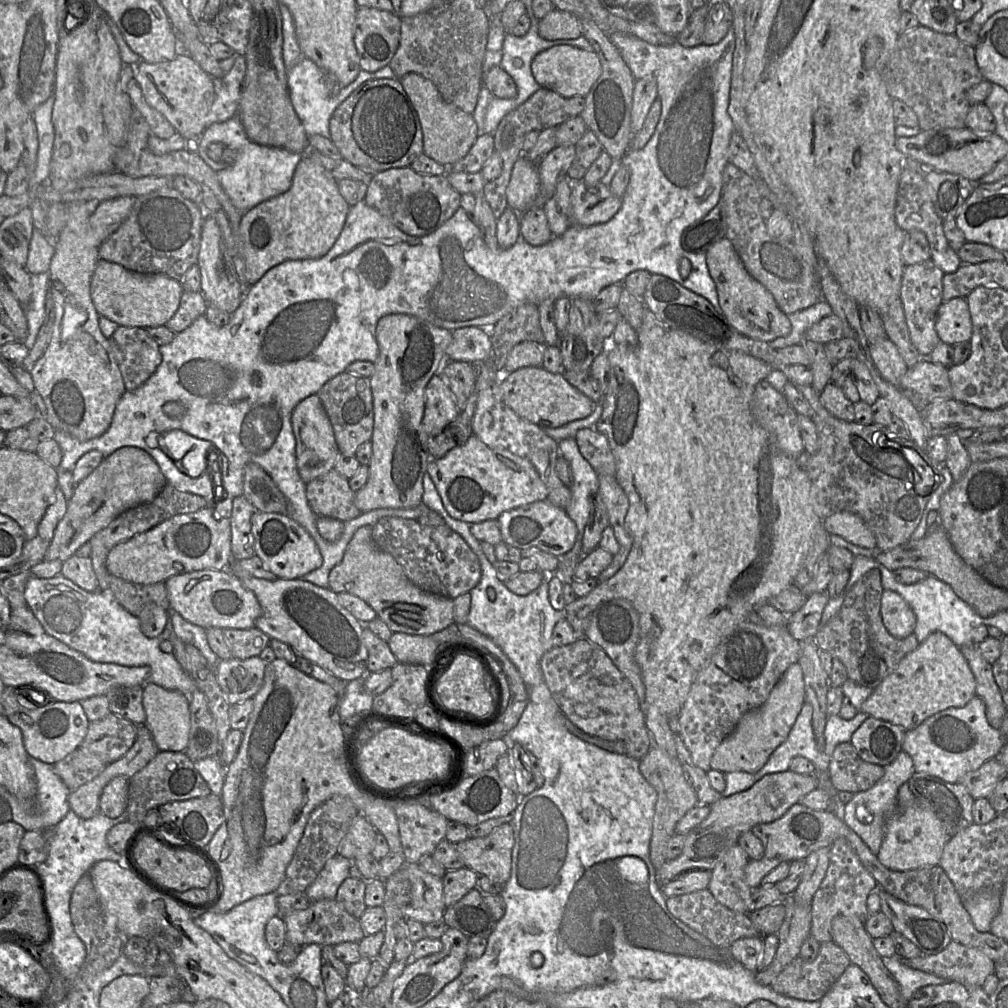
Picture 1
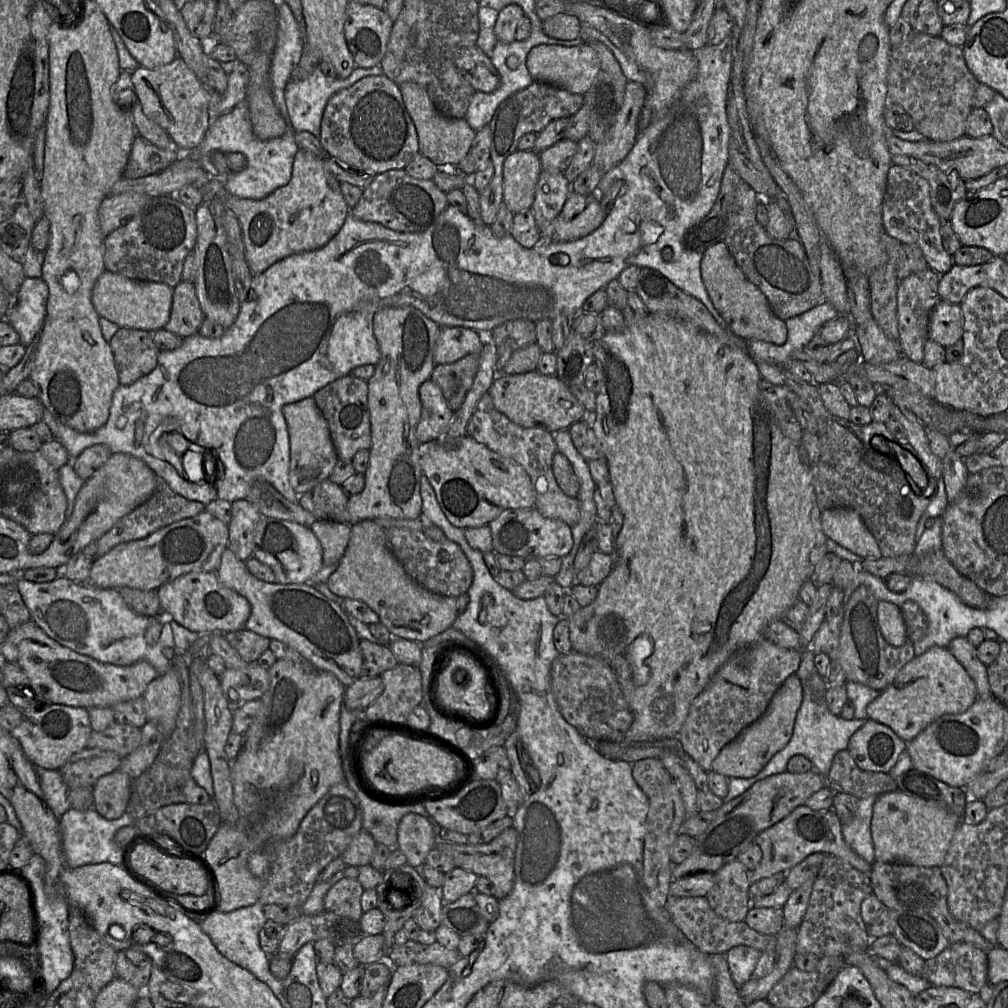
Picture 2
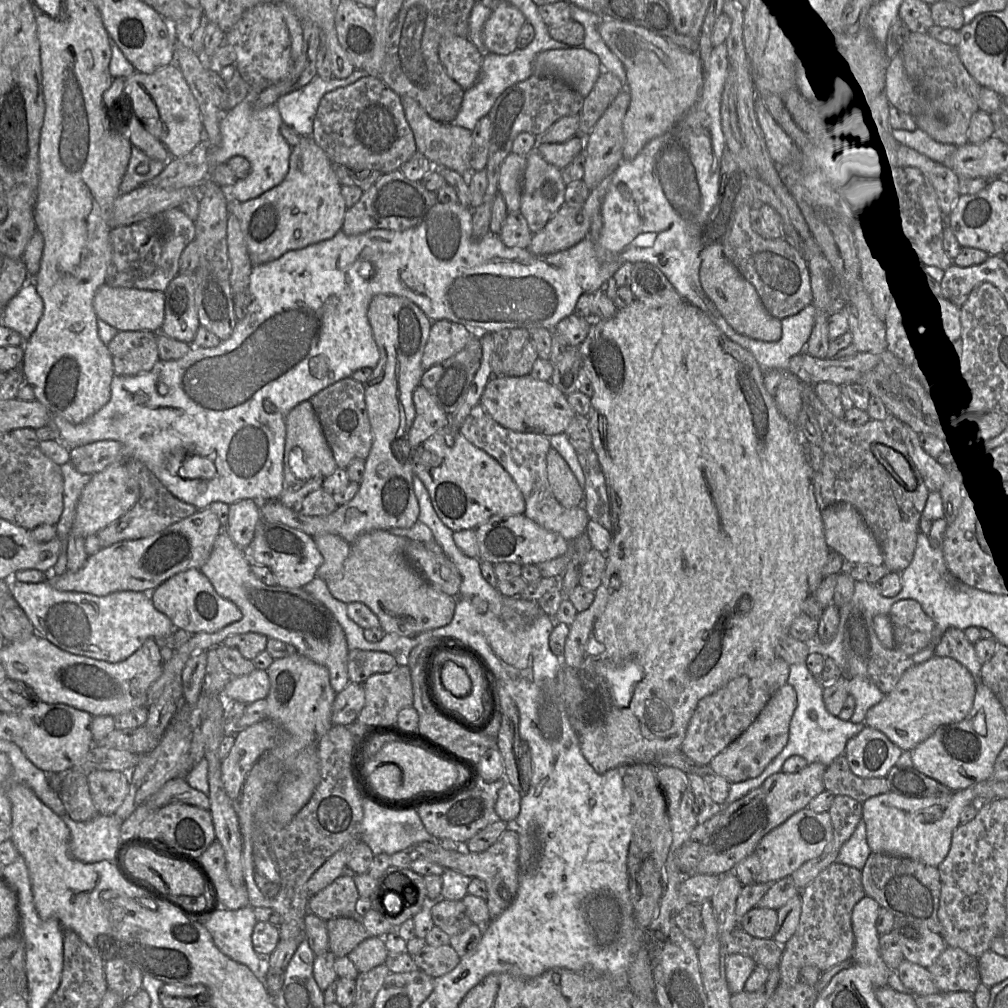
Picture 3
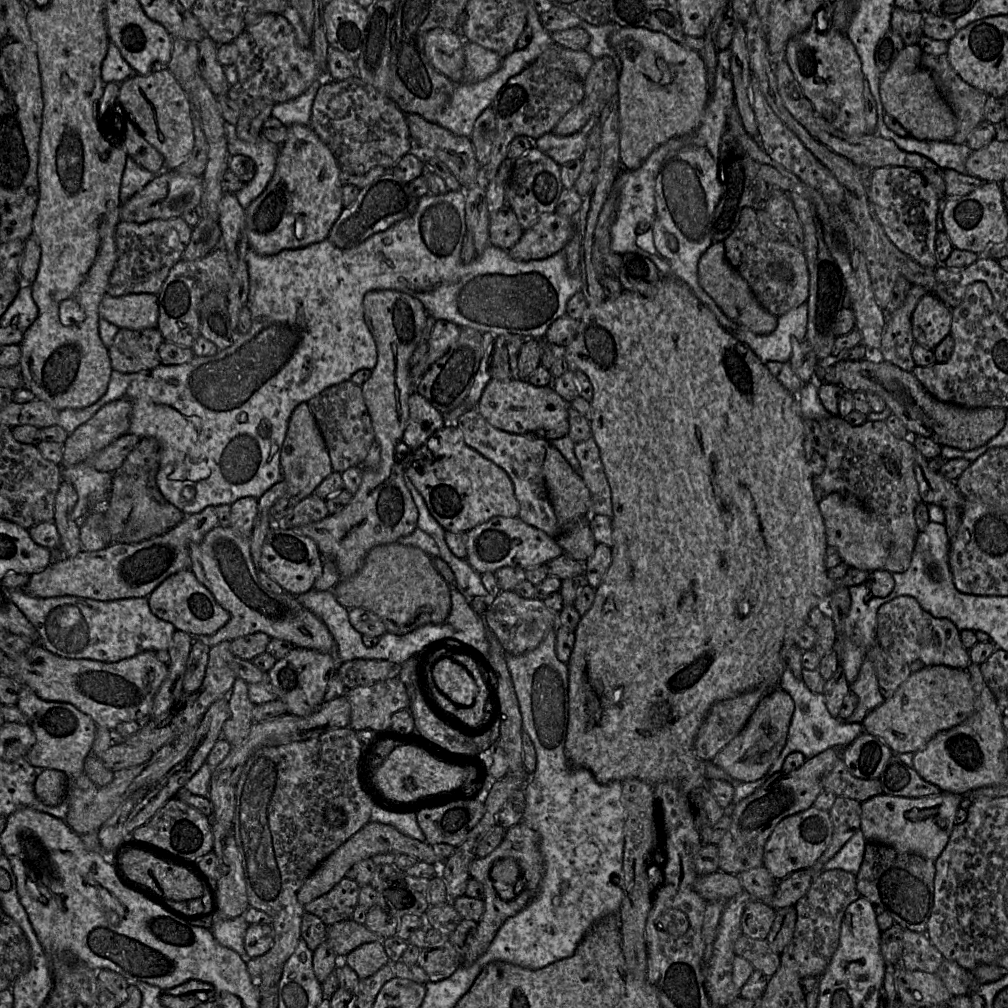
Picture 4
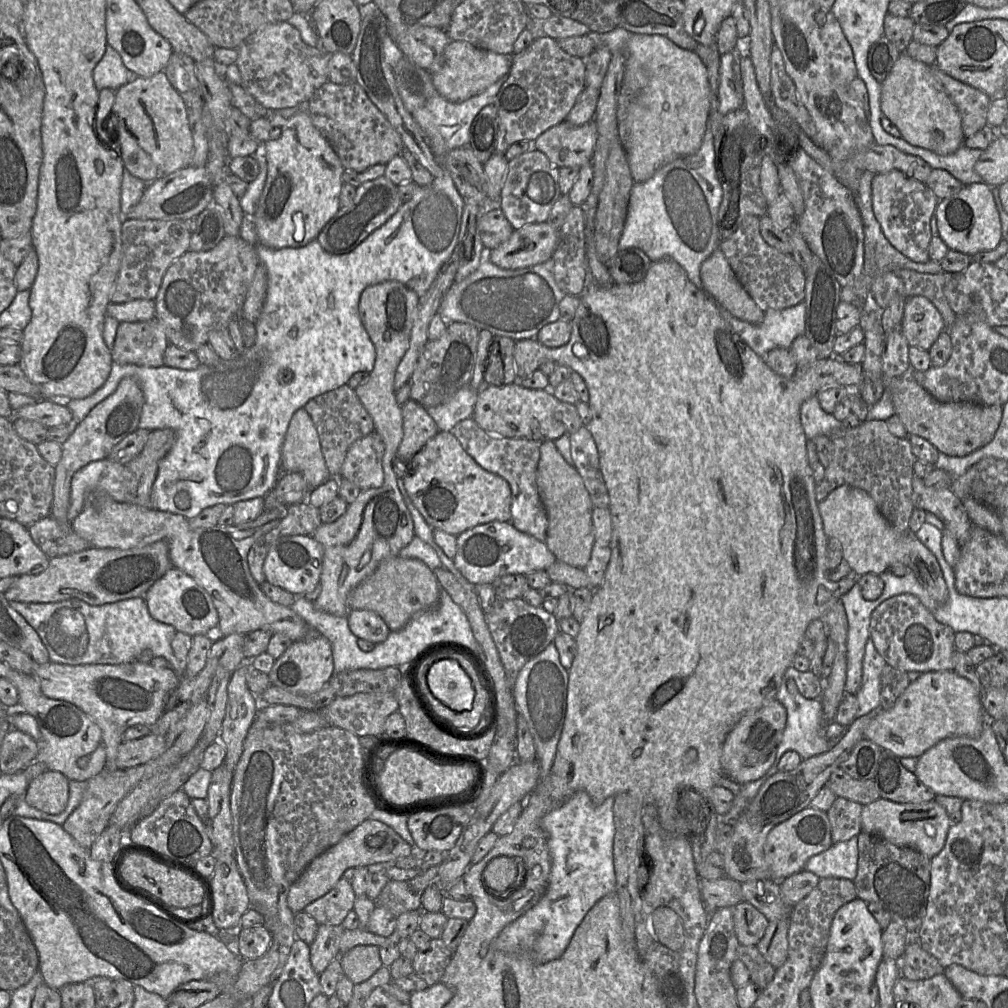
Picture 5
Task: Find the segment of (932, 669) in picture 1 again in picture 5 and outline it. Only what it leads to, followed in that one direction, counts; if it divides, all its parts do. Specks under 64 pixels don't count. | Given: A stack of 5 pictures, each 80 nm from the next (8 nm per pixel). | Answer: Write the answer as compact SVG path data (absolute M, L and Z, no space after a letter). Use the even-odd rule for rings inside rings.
M931 671L910 682L890 709L881 709L866 727L864 738L898 758L919 758L946 738L978 738L984 728L984 720L980 689L954 671Z

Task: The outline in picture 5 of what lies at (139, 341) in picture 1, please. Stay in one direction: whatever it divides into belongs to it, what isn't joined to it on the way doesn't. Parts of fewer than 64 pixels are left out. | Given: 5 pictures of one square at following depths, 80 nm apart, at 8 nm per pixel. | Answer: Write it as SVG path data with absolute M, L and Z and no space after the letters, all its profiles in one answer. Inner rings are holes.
M156 317L145 322L121 322L111 356L119 364L160 367L164 365L168 345L164 328Z

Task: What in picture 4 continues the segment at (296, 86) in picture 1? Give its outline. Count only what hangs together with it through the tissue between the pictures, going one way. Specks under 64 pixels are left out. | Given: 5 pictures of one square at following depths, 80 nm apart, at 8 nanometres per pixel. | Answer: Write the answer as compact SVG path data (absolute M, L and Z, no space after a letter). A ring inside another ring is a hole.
M327 72L323 80L315 81L299 97L274 105L271 116L280 120L286 127L294 124L310 125L312 105L320 86L327 80Z

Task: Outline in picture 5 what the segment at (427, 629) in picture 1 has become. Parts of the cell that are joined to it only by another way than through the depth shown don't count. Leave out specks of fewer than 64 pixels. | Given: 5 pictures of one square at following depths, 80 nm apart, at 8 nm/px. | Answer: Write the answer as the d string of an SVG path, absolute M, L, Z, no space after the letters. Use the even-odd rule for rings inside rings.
M399 556L383 561L377 569L349 594L350 609L369 610L377 613L391 632L402 629L417 613L435 608L439 602L441 586L424 562L418 559L404 559Z

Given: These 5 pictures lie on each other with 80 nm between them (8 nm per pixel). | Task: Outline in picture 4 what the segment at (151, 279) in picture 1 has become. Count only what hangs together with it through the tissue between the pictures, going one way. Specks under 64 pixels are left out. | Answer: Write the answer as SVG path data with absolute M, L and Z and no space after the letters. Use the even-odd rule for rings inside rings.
M150 293L112 297L105 294L100 305L102 319L121 328L143 330L158 327L158 295Z

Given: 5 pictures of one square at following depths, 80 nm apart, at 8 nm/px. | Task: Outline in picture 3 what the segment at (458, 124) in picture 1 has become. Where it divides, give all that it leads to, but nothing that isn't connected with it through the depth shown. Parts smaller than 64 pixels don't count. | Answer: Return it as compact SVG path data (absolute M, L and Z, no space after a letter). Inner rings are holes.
M401 97L401 104L413 132L417 151L436 167L447 167L461 175L469 176L471 174L472 132L453 123L441 123L432 119L411 97Z

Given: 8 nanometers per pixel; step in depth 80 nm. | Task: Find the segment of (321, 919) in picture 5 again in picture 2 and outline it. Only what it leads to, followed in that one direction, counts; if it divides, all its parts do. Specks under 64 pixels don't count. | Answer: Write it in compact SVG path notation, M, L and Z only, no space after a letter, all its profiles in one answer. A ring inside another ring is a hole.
M342 877L327 892L324 910L353 922L359 922L363 911L361 896L364 892L357 879Z

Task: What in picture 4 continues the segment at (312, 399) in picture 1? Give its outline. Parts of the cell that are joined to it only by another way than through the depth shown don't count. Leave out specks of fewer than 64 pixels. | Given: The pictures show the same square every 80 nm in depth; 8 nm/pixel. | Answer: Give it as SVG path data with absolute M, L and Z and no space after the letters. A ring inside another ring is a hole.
M307 402L299 404L291 414L281 450L280 464L287 490L270 510L272 527L290 513L301 500L314 494L320 483L333 472L324 438Z

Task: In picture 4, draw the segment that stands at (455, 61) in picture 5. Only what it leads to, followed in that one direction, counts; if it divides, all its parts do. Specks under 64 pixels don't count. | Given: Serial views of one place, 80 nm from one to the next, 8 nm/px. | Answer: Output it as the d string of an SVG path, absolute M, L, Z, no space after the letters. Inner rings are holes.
M473 42L464 43L465 68L461 83L476 83L486 79L502 65L503 58L495 51Z

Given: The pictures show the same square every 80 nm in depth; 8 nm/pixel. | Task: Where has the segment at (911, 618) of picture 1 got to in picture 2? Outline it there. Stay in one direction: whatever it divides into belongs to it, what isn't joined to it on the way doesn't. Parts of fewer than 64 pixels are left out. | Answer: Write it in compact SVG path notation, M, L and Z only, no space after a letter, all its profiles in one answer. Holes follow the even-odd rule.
M878 601L877 619L887 643L899 647L906 642L906 626L898 605L888 601Z

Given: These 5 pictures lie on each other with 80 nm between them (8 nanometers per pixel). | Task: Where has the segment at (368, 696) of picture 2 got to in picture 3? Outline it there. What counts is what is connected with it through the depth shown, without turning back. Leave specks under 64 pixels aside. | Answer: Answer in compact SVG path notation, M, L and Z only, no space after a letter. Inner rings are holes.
M350 682L342 692L336 694L331 715L333 726L348 726L356 722L364 705L365 691L363 684Z

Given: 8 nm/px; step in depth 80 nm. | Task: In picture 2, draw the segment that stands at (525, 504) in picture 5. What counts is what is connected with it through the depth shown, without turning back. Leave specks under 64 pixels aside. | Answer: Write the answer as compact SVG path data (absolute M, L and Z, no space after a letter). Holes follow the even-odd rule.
M488 391L480 399L468 422L467 435L486 445L492 451L512 459L525 469L535 492L534 507L544 517L562 520L570 527L578 523L580 519L578 500L567 496L562 491L553 474L553 456L558 450L552 433L542 428L526 428L512 422L496 409Z

